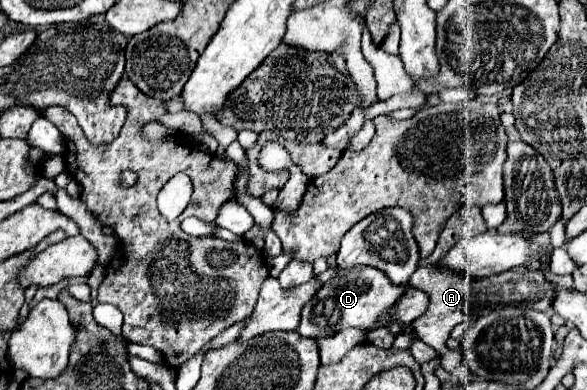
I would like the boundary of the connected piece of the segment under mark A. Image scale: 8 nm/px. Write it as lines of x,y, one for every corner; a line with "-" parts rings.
426,265
426,267
418,267
414,271
410,285
430,293
428,311
422,317
418,317
416,321
412,321
412,327
426,345
430,345
438,351
441,357
441,366
449,373
461,365
466,365
461,351
446,349
446,341
458,323
476,321
482,315
488,315
492,311
506,309
506,307
546,311
546,309
550,309
548,305
552,301
550,283
538,271
534,271
534,273
532,271
526,271
526,273
506,271
506,273
496,273
494,277
466,281
466,277
462,273
454,273
452,269
446,269
442,265

